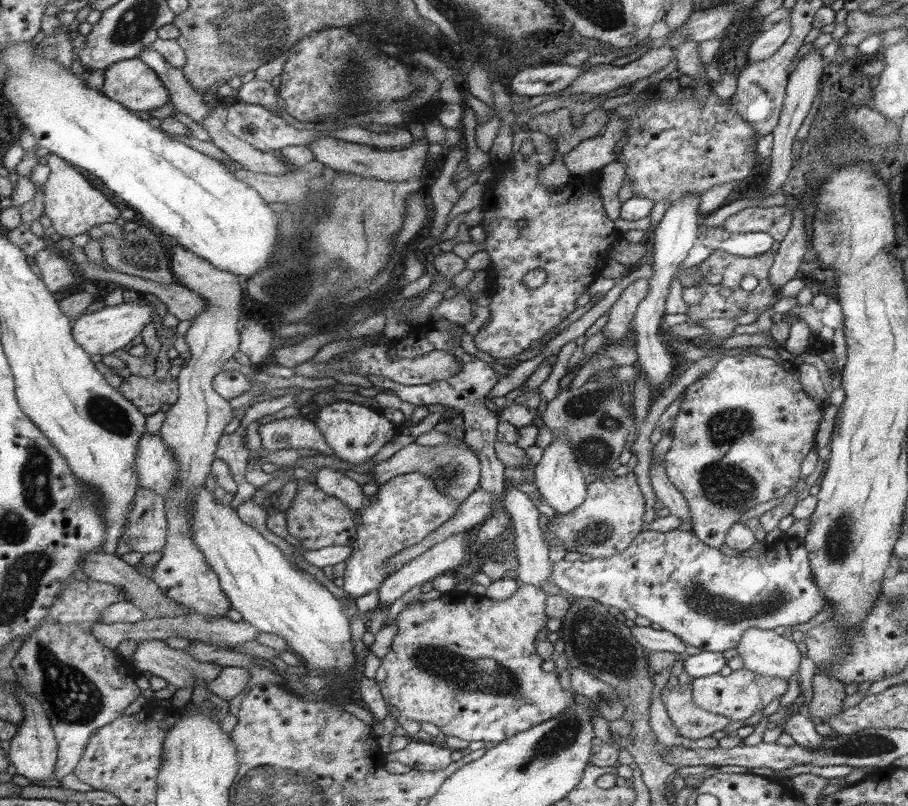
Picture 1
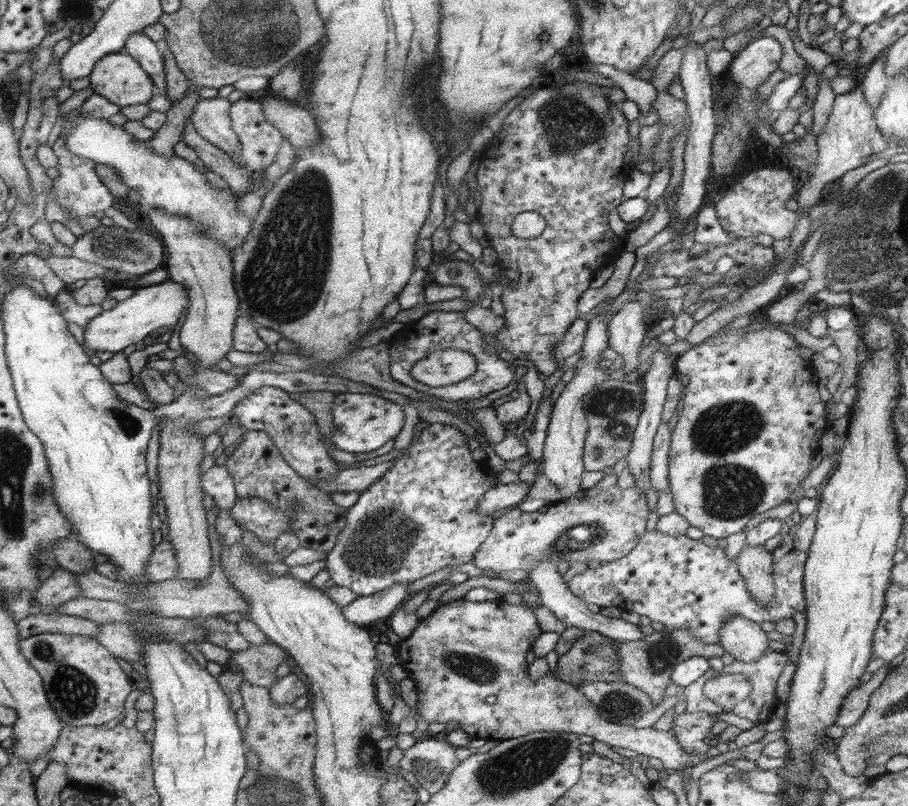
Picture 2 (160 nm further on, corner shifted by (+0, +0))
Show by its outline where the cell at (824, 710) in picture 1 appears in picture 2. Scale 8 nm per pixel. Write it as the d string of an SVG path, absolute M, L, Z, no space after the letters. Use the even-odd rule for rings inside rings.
M881 667L863 687L849 693L846 698L844 698L844 705L840 710L836 725L846 729L856 724L856 721L864 715L866 708L869 706L868 700L870 699L870 695L872 695L875 689L878 689L886 676L886 667Z

